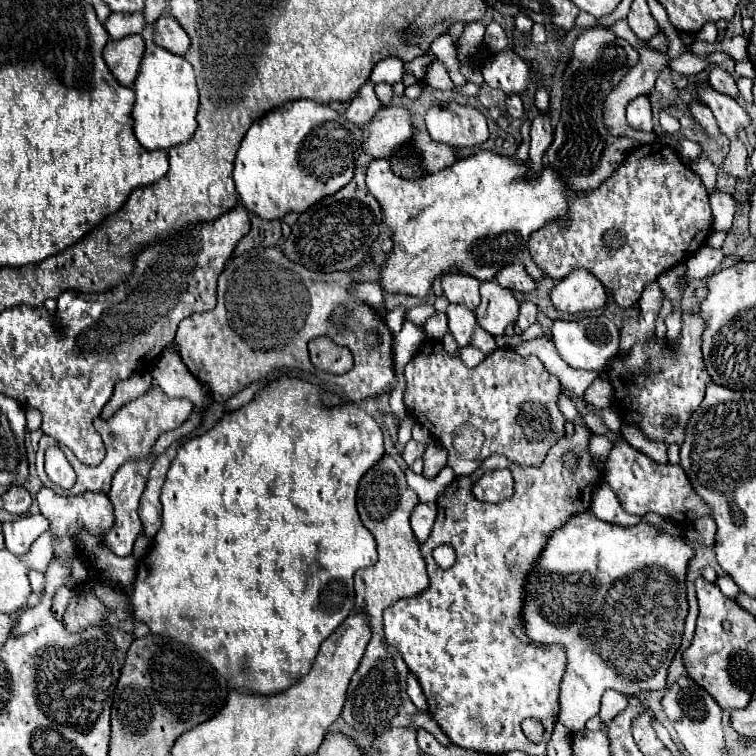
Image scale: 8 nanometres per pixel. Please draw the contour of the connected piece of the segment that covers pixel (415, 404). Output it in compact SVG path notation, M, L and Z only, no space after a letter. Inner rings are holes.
M426 338L420 346L418 354L406 364L406 390L404 390L404 404L416 416L416 422L426 426L438 444L448 450L448 466L456 472L456 476L472 474L482 460L492 454L506 456L506 460L520 464L520 466L540 466L550 450L550 446L564 434L566 418L558 410L558 394L562 392L562 384L556 376L546 372L544 364L538 356L520 356L512 348L496 348L490 356L486 356L478 366L468 368L460 360L460 354L450 354L444 350L442 342L434 338ZM462 424L472 424L486 434L486 442L480 454L480 460L460 460L452 450L452 434Z

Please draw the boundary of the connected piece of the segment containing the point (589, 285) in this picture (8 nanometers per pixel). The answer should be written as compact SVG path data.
M580 268L556 282L550 298L562 312L582 312L602 308L608 300L608 292L592 272Z

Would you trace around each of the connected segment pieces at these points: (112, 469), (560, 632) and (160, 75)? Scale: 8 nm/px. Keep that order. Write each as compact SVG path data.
M152 388L150 392L138 396L136 400L128 402L126 406L122 406L114 416L110 416L108 420L102 420L98 418L96 420L96 430L98 434L104 438L104 444L106 444L106 458L98 464L98 466L86 466L82 462L76 462L76 456L68 450L68 448L62 448L68 456L68 460L72 462L76 474L78 474L78 480L76 480L76 486L72 486L70 490L56 490L56 484L52 484L44 472L44 450L48 446L54 446L56 440L52 436L42 436L40 438L40 446L38 446L38 452L36 452L36 472L40 476L40 480L44 482L44 486L52 488L54 492L62 494L62 496L76 496L76 494L82 494L86 490L92 490L92 492L108 492L110 490L110 482L112 482L112 476L116 474L116 470L128 462L128 460L142 460L150 454L150 448L154 446L154 442L158 440L158 436L166 430L172 430L172 428L178 428L188 416L192 413L193 404L187 399L171 399L165 395L160 388Z
M592 512L570 518L562 528L550 534L542 558L528 574L522 620L528 638L534 642L560 642L566 648L568 664L560 686L558 722L572 734L584 730L586 720L598 714L604 690L614 688L630 698L666 686L668 666L684 634L684 618L688 614L686 572L694 554L684 534L672 536L648 522L616 526L598 520Z
M148 24L141 33L146 44L138 76L134 80L134 108L132 108L132 128L134 136L146 150L168 150L176 144L188 142L196 132L196 112L198 112L198 88L194 68L184 60L184 56L166 52L154 43L153 25Z

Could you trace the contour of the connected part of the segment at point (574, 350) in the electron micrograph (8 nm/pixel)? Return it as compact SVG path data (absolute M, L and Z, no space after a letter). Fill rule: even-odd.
M592 314L584 316L580 320L554 320L552 324L552 340L562 354L562 360L570 364L572 368L582 368L582 370L596 370L602 372L610 360L618 354L618 328L614 322L610 322L604 314Z

